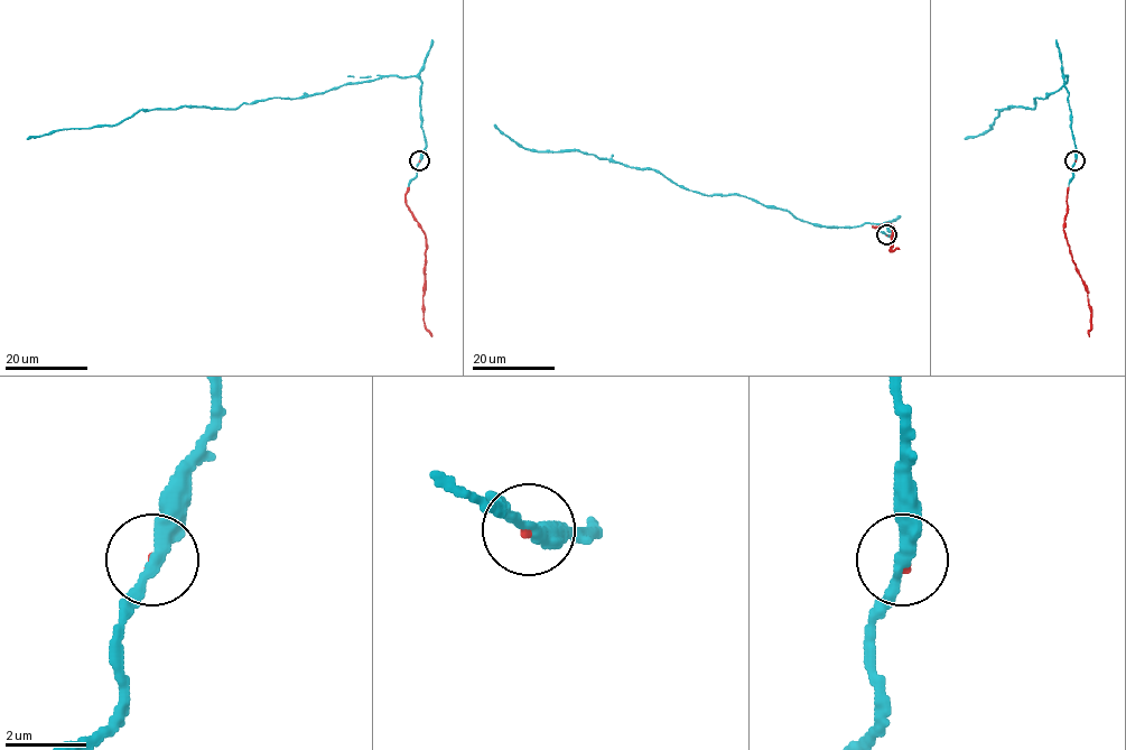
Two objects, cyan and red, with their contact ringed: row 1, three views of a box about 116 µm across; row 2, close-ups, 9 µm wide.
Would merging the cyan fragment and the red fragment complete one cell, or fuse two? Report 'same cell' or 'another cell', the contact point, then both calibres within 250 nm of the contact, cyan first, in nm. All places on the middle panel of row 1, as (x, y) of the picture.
same cell; at (886, 234); 320 nm thick on the cyan side, 140 nm on the other

